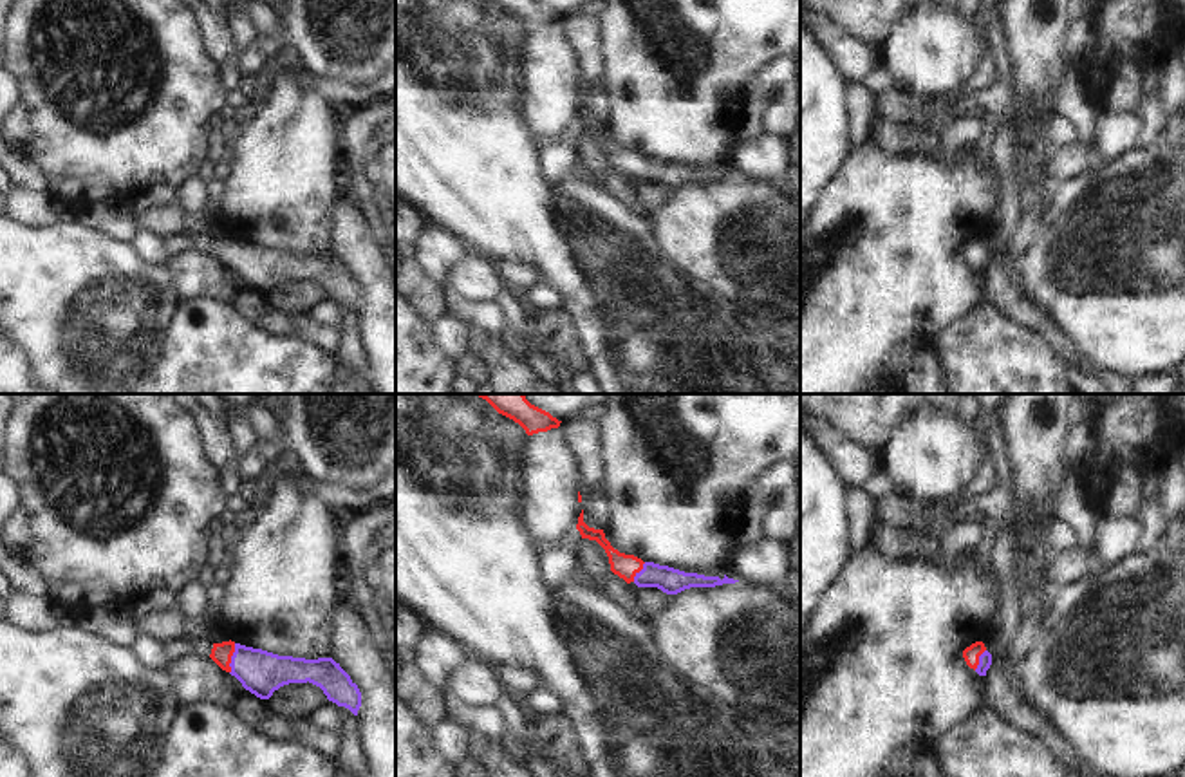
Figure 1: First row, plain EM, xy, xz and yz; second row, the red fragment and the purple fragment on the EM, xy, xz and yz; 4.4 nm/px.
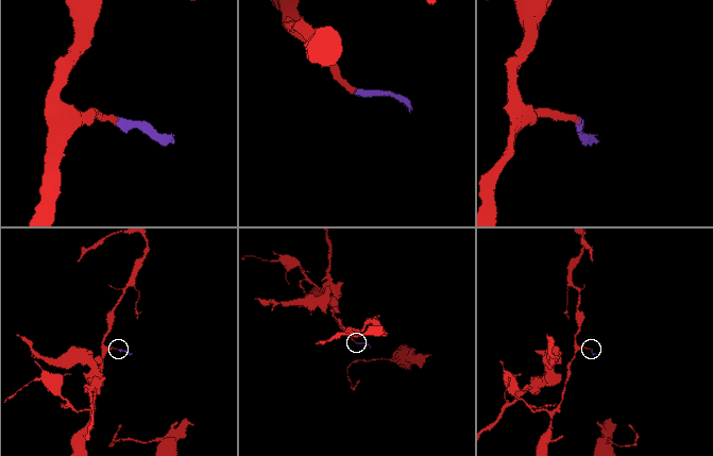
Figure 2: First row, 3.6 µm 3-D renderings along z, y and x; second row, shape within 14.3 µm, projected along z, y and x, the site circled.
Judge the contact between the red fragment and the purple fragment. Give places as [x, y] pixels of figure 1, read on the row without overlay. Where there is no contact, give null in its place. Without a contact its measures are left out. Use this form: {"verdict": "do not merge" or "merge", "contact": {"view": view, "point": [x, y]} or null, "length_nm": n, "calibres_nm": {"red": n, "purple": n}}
{"verdict": "merge", "contact": {"view": "xy", "point": [230, 253]}, "length_nm": 140, "calibres_nm": {"red": 90, "purple": 200}}

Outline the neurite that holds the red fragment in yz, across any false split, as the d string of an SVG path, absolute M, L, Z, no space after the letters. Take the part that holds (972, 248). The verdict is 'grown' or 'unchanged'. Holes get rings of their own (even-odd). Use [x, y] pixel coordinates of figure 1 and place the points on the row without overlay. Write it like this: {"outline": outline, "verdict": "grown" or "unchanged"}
{"outline": "M975 237L963 246L963 253L970 264L979 271L986 271L986 266L992 260L992 249L986 246L983 237Z", "verdict": "grown"}

